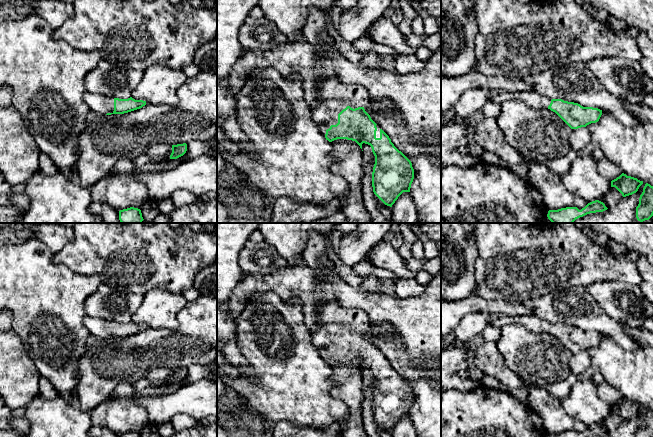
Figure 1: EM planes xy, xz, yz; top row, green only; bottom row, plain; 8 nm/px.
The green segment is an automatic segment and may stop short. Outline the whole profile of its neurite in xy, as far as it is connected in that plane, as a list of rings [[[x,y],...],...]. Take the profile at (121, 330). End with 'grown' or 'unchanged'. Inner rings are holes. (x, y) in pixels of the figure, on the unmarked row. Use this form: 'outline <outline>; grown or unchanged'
outline [[[86,316],[83,320],[84,326],[89,334],[98,339],[124,338],[146,329],[146,325],[135,324],[132,321],[128,323],[119,323]]]; grown

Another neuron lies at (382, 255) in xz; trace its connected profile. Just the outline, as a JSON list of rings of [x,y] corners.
[[[384,240],[378,242],[363,260],[375,267],[392,272],[395,280],[415,278],[415,274],[406,266],[398,250]]]

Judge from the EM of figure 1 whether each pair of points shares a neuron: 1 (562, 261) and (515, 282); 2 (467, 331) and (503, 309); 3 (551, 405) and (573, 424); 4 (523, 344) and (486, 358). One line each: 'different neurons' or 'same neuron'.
1: same neuron
2: different neurons
3: same neuron
4: different neurons

